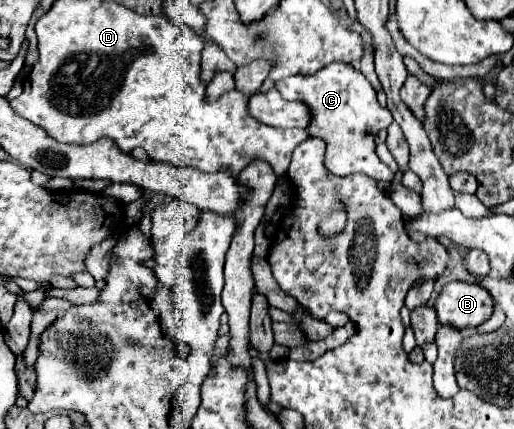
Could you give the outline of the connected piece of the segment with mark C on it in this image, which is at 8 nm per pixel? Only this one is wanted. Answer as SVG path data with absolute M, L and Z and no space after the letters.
M333 62L321 68L317 74L295 74L275 82L275 88L285 100L299 100L307 104L311 112L311 122L307 126L309 136L325 140L325 166L335 176L347 176L353 172L367 174L375 180L391 182L391 170L375 154L375 136L381 128L387 128L393 122L393 116L387 108L381 108L377 102L377 92L369 80L353 66L345 62Z

